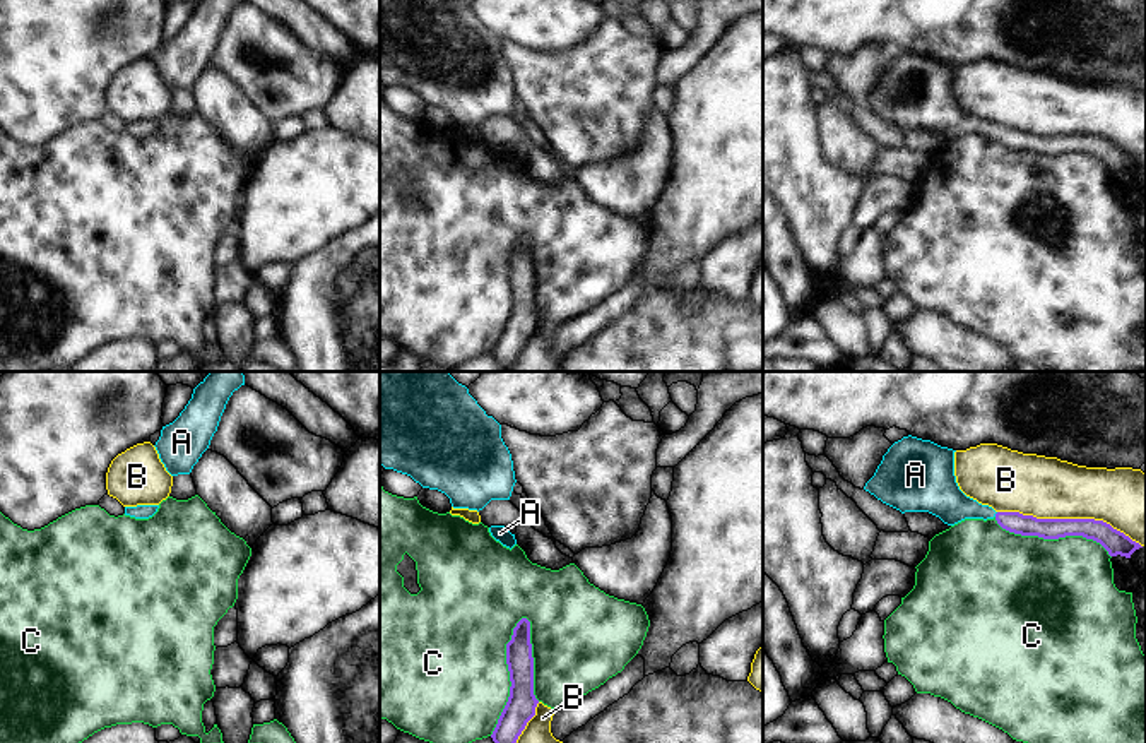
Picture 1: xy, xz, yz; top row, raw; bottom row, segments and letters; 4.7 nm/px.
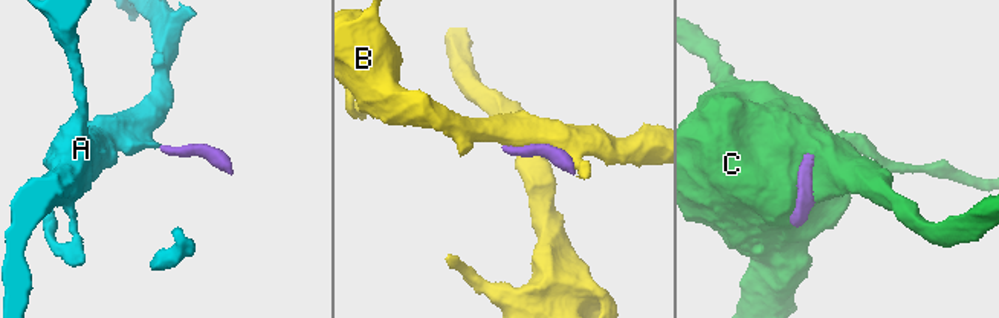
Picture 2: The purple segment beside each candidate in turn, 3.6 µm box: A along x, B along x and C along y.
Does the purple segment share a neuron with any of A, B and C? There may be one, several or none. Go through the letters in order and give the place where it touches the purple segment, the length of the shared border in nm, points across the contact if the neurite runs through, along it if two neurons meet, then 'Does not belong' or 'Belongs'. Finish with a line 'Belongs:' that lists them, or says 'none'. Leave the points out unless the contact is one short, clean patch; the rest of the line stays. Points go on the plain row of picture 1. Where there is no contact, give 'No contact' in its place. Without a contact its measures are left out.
A: Touches purple at yz (996, 130). Shared border 30 nm. Path across: yz (1016, 139), (996, 130), (956, 124), (945, 117). Belongs
B: Touches purple at yz (1069, 136). Shared border 700 nm. Does not belong
C: Touches purple at xz (510, 291). Shared border 600 nm. Does not belong
Belongs: A.

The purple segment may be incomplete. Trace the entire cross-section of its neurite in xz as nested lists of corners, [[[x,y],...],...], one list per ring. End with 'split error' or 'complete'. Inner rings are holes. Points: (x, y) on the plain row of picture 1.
[[[527,235],[513,245],[511,257],[506,260],[506,281],[511,298],[510,313],[491,351],[503,372],[511,368],[539,320],[534,312],[534,274]]]; complete

